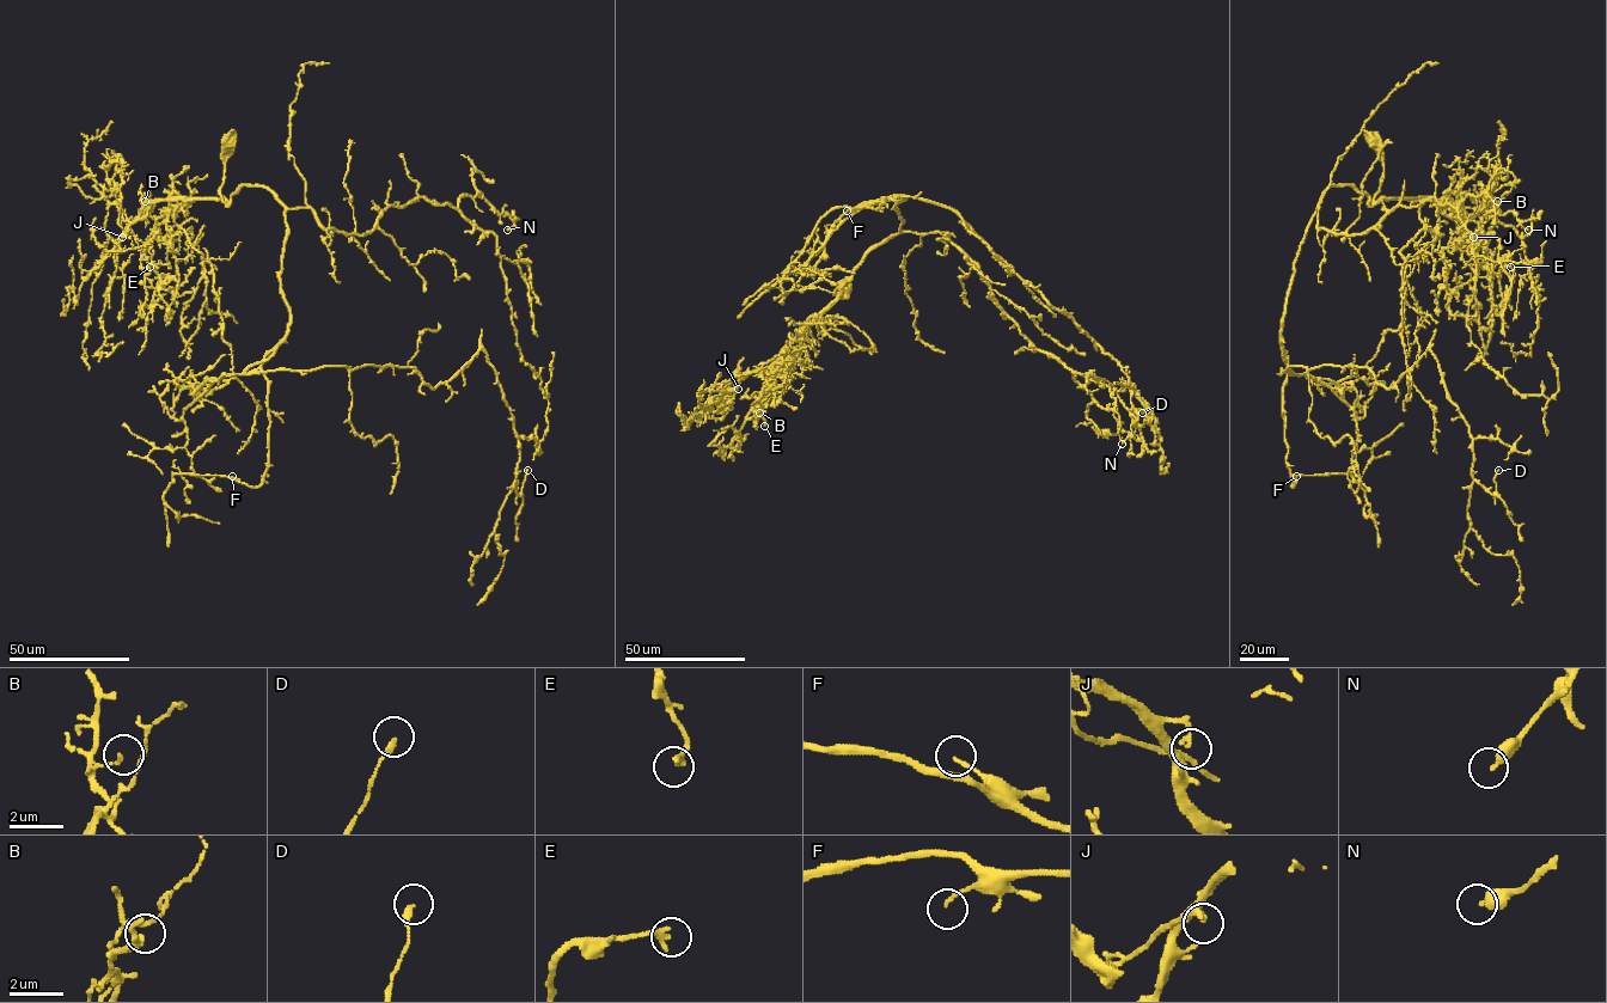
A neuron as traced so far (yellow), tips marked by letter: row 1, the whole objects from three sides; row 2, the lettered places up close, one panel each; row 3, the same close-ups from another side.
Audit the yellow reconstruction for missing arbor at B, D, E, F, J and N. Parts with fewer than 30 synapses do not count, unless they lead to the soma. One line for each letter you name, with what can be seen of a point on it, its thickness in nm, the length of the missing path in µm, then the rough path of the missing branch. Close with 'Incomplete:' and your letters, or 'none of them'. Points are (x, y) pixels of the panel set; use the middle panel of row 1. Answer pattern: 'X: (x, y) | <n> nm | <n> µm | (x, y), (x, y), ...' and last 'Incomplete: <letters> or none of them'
Incomplete: none of them

